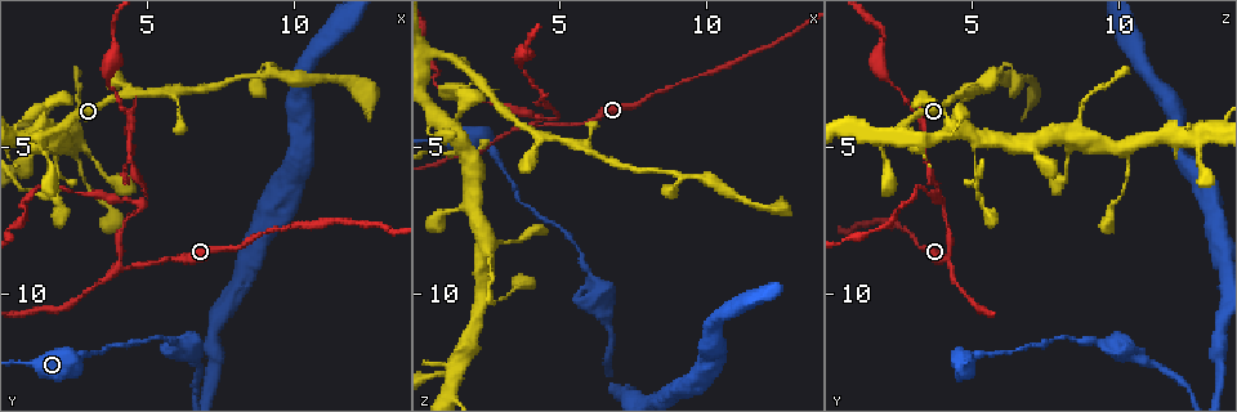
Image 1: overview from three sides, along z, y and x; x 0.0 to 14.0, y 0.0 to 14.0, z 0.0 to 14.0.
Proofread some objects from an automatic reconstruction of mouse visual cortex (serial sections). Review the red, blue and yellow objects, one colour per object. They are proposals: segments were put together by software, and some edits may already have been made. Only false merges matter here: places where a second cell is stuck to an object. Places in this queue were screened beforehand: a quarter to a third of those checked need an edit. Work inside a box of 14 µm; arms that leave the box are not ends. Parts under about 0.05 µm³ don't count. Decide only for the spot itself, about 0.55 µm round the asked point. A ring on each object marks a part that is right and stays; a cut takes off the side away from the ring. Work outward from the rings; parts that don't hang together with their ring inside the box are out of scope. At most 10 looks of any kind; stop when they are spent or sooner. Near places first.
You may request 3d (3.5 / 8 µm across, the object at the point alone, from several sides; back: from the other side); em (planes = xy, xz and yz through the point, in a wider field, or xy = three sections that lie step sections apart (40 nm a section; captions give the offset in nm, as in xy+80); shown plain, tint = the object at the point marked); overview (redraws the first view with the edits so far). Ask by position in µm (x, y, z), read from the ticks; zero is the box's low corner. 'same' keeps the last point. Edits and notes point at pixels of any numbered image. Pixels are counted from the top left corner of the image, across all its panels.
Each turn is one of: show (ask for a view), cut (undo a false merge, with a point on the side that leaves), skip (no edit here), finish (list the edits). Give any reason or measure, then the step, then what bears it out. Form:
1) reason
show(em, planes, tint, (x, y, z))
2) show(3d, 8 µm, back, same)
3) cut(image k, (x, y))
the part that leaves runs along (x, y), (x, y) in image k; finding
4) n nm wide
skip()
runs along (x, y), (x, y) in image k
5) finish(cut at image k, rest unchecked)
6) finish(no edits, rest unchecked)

abrupt turn
show(3d, 3.5 µm, back, (6.4, 11.7, 9.7))

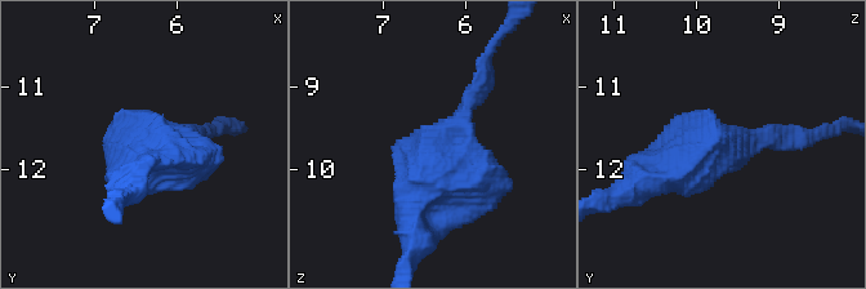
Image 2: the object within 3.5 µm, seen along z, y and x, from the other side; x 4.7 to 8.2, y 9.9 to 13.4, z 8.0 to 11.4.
show(em, xy, step 1, tint, (6.40, 11.75, 9.70))

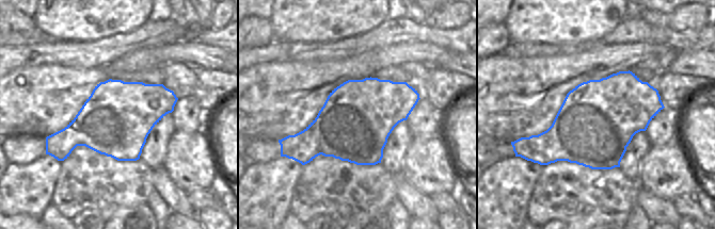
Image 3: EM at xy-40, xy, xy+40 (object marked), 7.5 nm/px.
skip()
continuous, no second cell

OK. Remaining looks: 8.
arms part here
show(3d, 8 µm, (4.2, 9.1, 4.3))

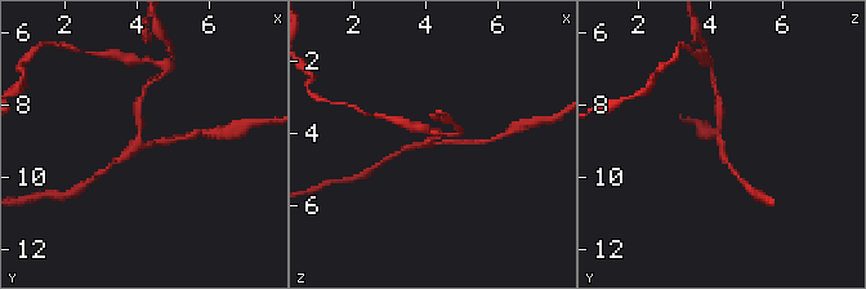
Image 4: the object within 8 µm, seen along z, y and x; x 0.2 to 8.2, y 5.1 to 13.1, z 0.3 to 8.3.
zoom in
show(3d, 3.5 µm, (4.2, 9.1, 4.3))

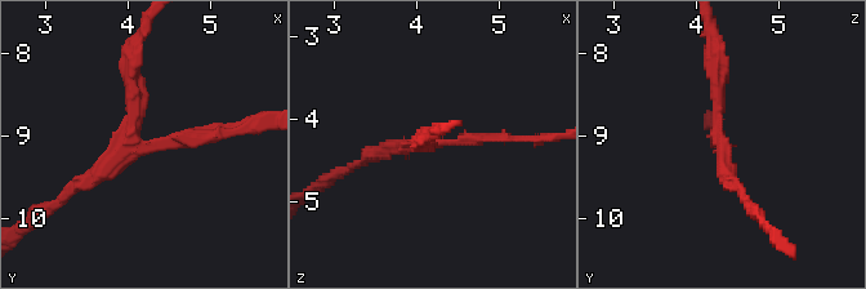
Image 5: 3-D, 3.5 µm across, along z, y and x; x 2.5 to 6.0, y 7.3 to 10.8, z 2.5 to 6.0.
show(em, xy, step 5, tint, (4.15, 9.10, 4.30))

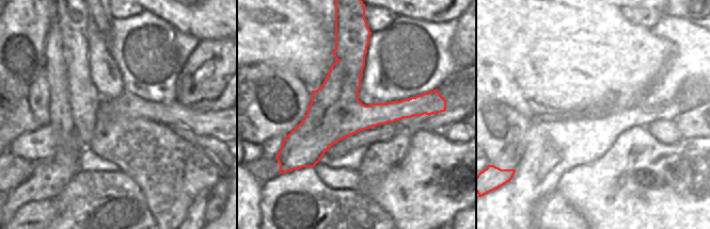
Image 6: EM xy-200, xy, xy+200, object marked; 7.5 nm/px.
arms of 150, 200, 200 nm
cut(image 5, (141, 94))
the part that leaves runs along (132, 136), (128, 44), (135, 36) in image 5; two cells meet here

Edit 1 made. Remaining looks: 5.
arms part here
show(3d, 3.5 µm, (1.8, 4.9, 5.1))

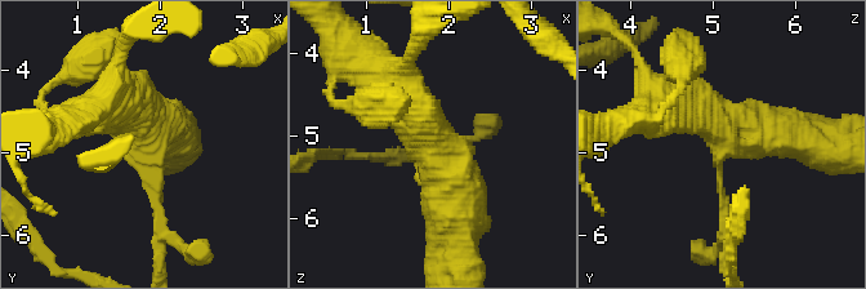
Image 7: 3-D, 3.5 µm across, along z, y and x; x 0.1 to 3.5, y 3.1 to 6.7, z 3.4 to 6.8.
3 arms; arms of 100, 500, 600 nm
show(em, xy, step 1, tint, (1.75, 4.95, 5.10))

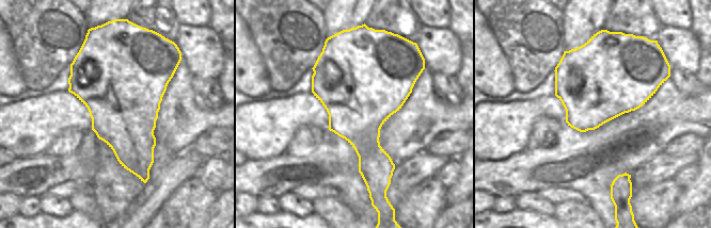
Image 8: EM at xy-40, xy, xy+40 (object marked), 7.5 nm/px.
another direction
show(em, xy, step 5, tint, same)

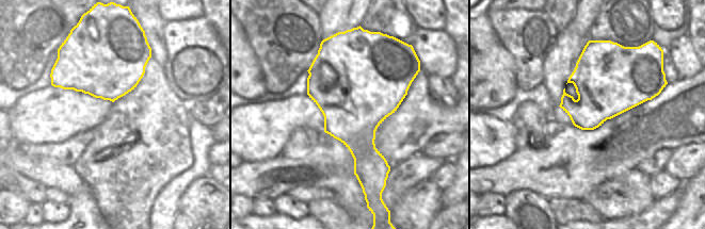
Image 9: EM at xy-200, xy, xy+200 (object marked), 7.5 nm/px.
skip()
runs along (389, 84), (456, 181), (456, 227) in image 7; all the same cell

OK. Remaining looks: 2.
three-way junction
show(em, xy, step 3, tint, (1.9, 6.9, 5.3))

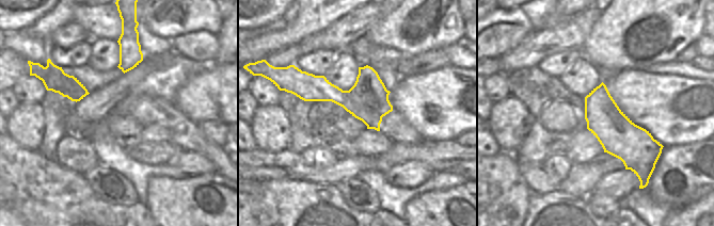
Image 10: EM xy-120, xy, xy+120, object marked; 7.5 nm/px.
see where the arms go
show(3d, 3.5 µm, back, same)

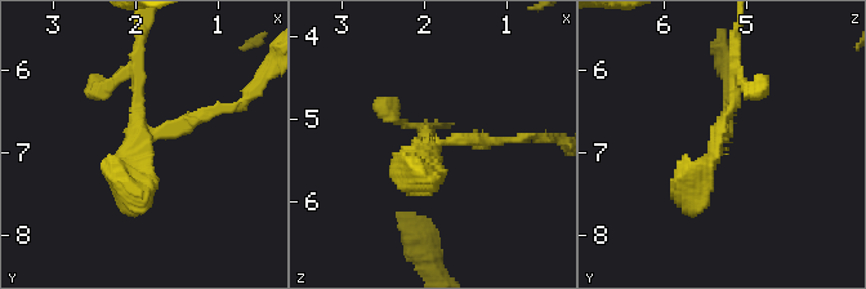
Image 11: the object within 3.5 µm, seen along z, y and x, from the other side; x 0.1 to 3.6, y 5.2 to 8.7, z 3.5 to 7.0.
3 arms; arms of 150, 150, 350 nm
cut(image 11, (486, 141))
the part that leaves runs along (445, 141), (552, 137) in image 11; two cells meet here

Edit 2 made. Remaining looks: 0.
finish(cut at image 5, cut at image 11, rest unchecked)

